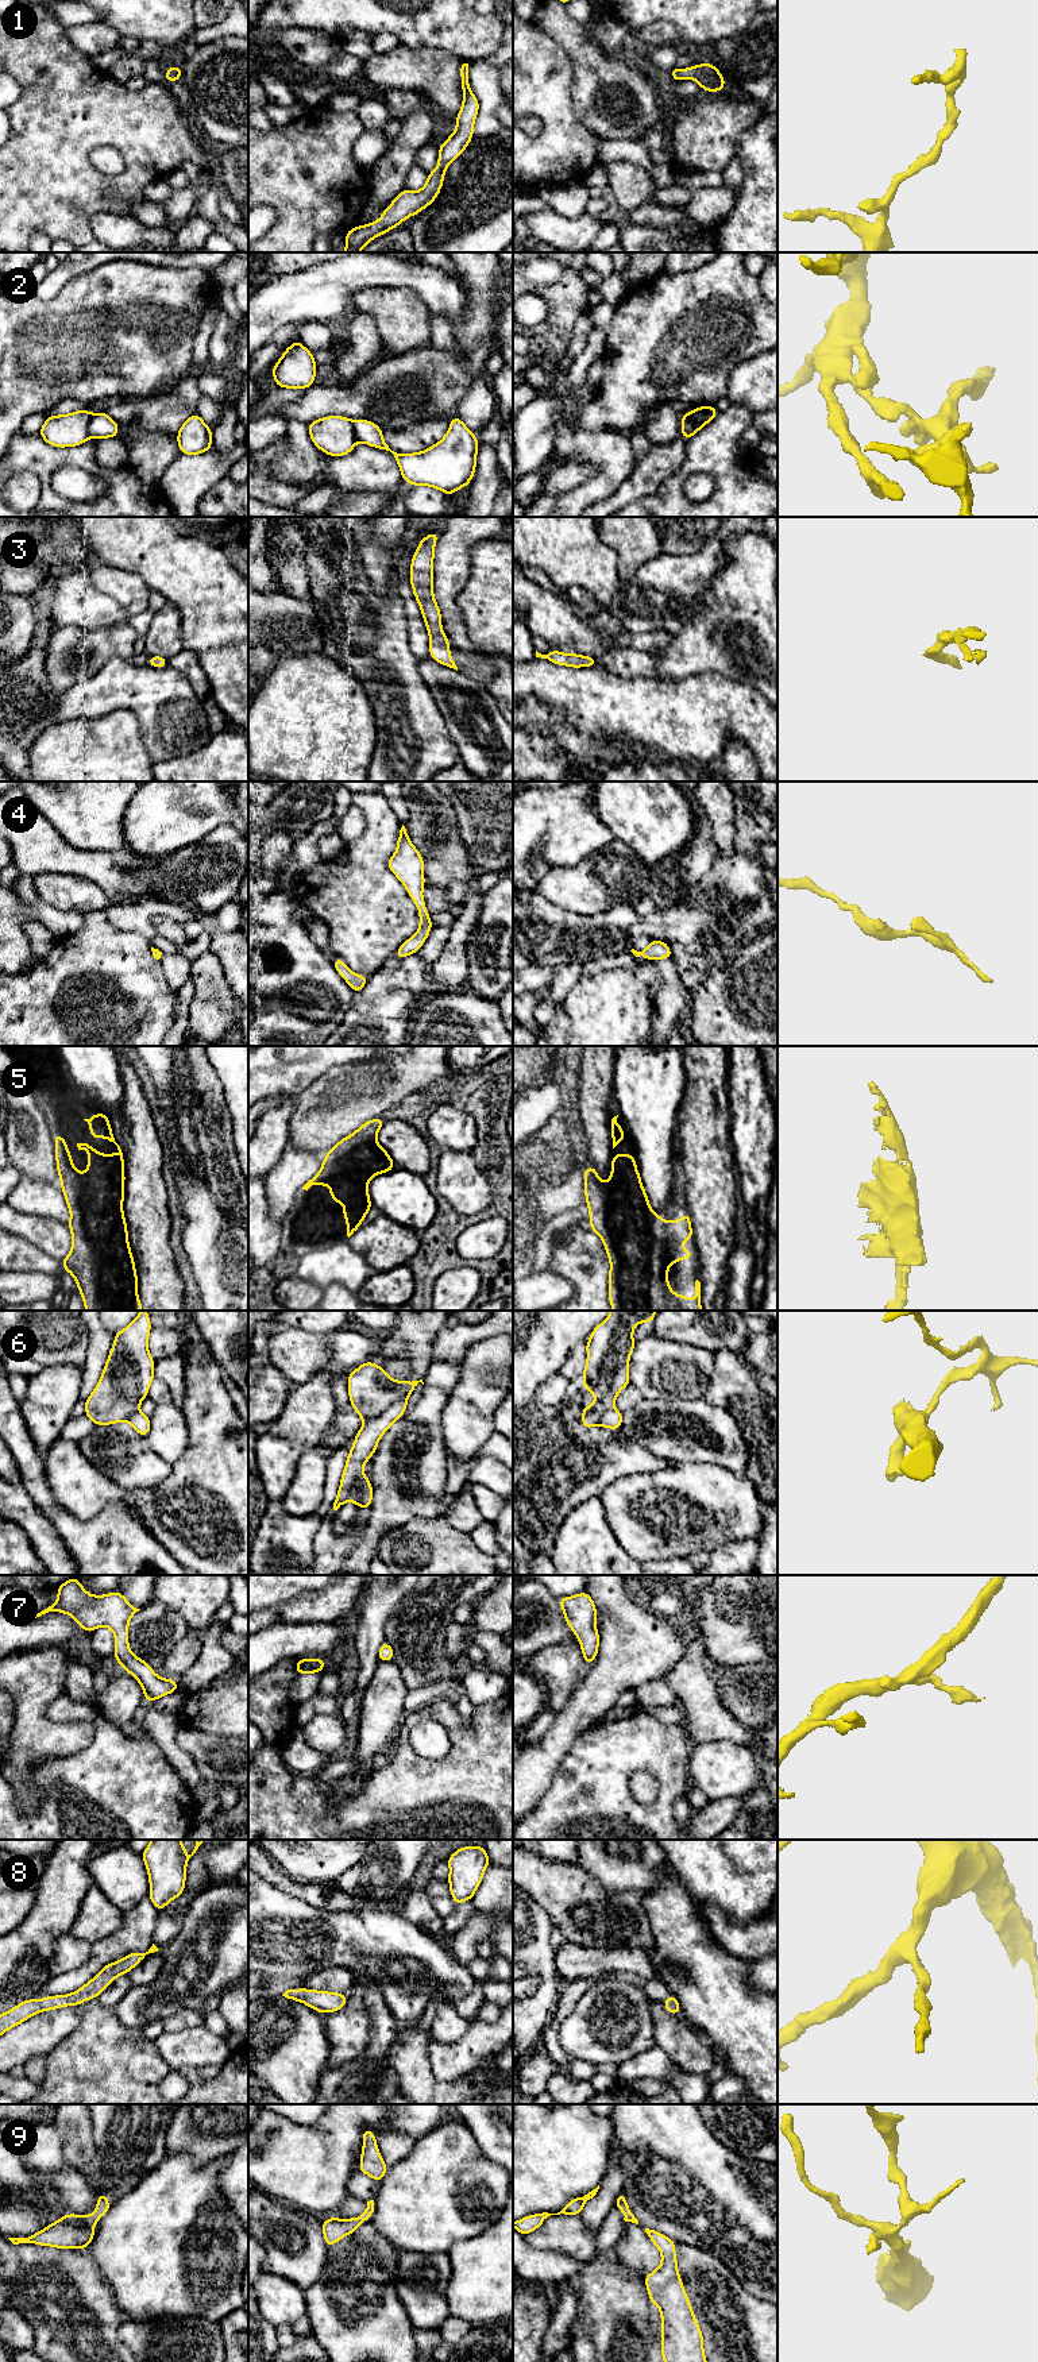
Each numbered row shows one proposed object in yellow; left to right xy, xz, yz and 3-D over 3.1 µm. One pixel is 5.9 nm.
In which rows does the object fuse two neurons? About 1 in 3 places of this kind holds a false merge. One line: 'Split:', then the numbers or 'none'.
Split: 2, 5, 6

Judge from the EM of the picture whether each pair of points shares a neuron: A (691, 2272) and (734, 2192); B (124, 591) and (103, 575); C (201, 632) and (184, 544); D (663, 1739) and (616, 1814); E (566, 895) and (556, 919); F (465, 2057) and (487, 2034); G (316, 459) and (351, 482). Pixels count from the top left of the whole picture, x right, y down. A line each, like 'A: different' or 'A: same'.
A: different
B: same
C: same
D: same
E: different
F: same
G: different

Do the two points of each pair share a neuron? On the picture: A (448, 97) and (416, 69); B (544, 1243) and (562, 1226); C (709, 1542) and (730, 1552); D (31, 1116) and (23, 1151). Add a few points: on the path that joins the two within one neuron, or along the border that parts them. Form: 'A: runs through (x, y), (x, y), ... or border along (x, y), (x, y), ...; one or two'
A: runs through (440, 89), (424, 73); one
B: runs through (547, 1239), (558, 1228); one
C: border along (751, 1539), (725, 1543), (710, 1554); two
D: runs through (23, 1124), (23, 1143); one

